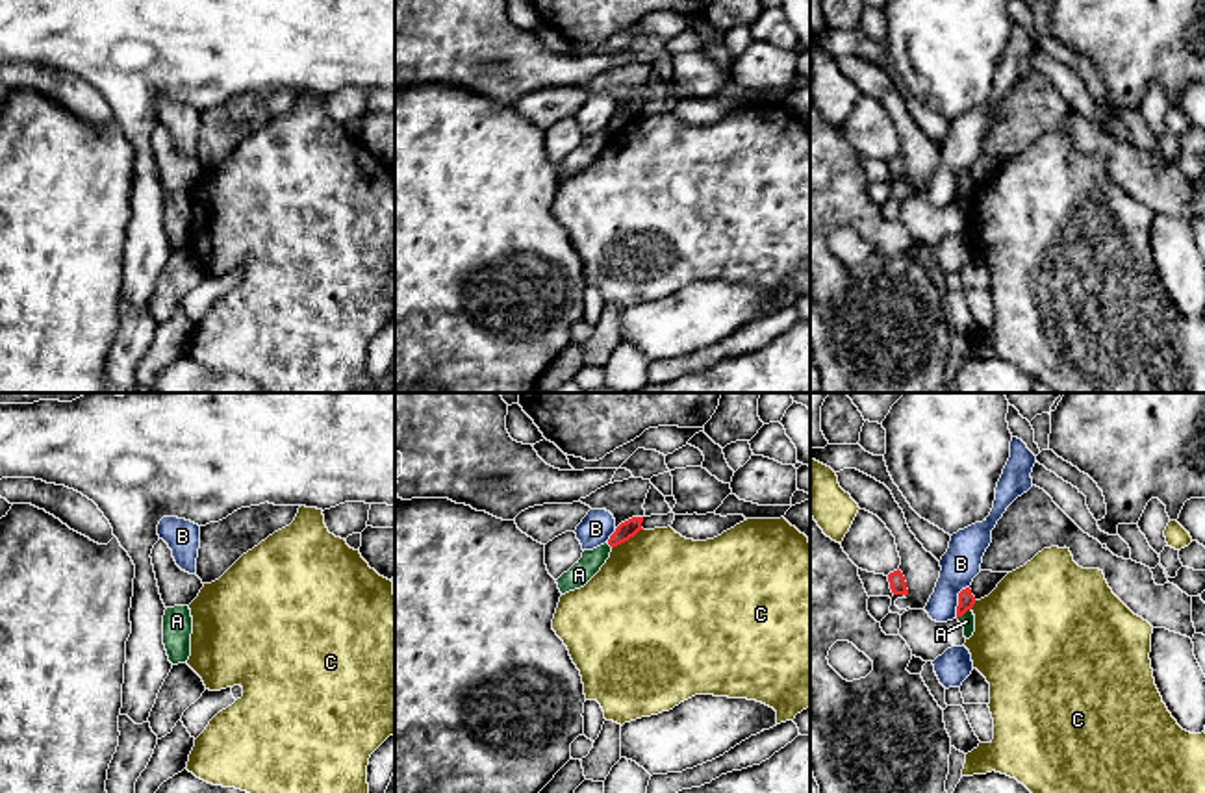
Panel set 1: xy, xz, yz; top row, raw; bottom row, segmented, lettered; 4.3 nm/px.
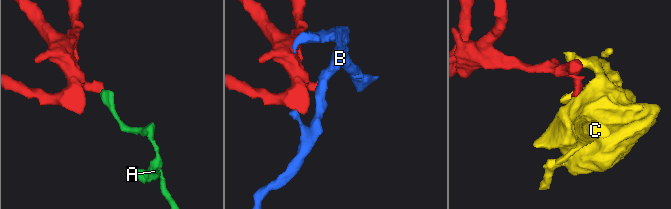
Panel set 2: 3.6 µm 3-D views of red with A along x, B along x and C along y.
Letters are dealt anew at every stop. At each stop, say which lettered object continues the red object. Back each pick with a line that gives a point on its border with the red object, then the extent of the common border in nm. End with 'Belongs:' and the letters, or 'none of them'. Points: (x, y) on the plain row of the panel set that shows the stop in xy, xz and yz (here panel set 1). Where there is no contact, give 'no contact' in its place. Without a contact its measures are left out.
Belongs: none of them

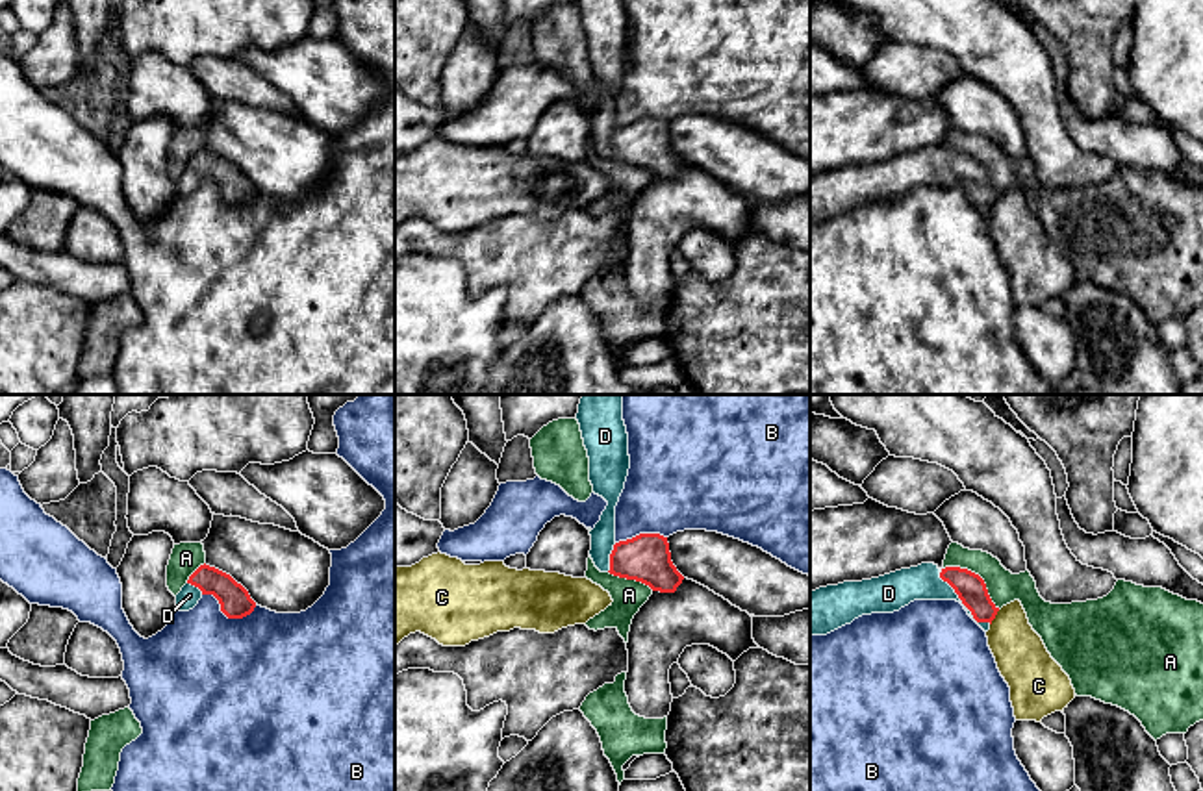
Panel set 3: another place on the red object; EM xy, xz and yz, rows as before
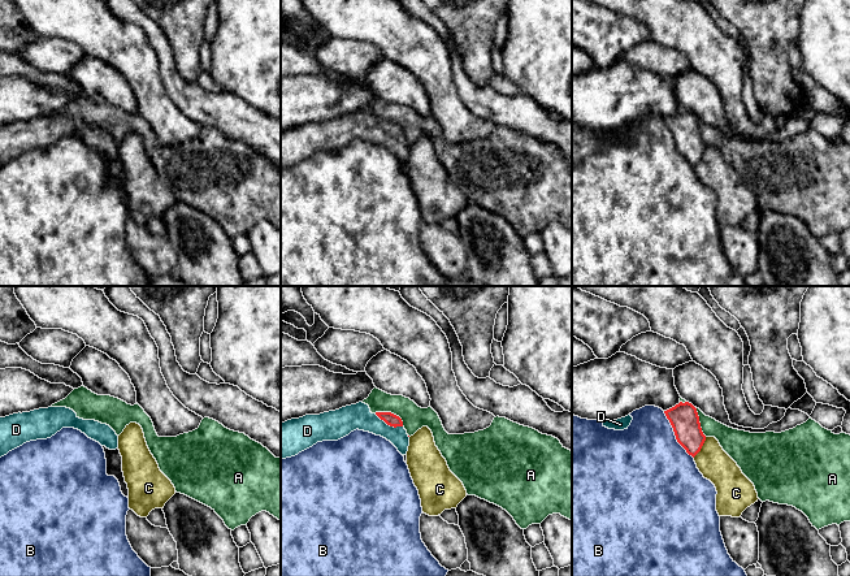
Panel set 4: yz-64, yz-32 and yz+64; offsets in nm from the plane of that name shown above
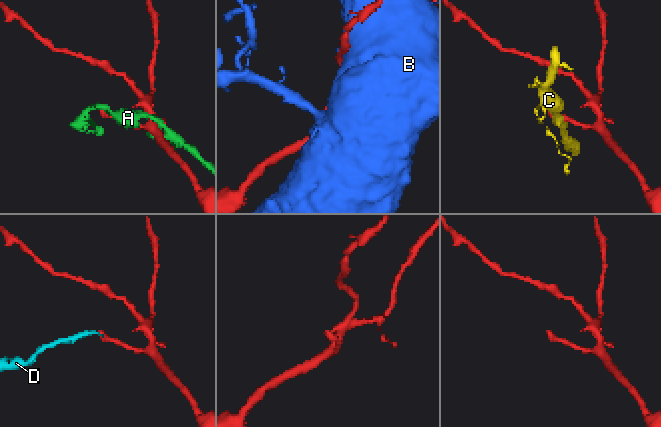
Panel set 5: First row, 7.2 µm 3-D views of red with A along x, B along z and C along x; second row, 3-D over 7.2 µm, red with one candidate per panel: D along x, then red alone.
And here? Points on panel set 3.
D: yz (962, 188) | 320 nm
Belongs: D

